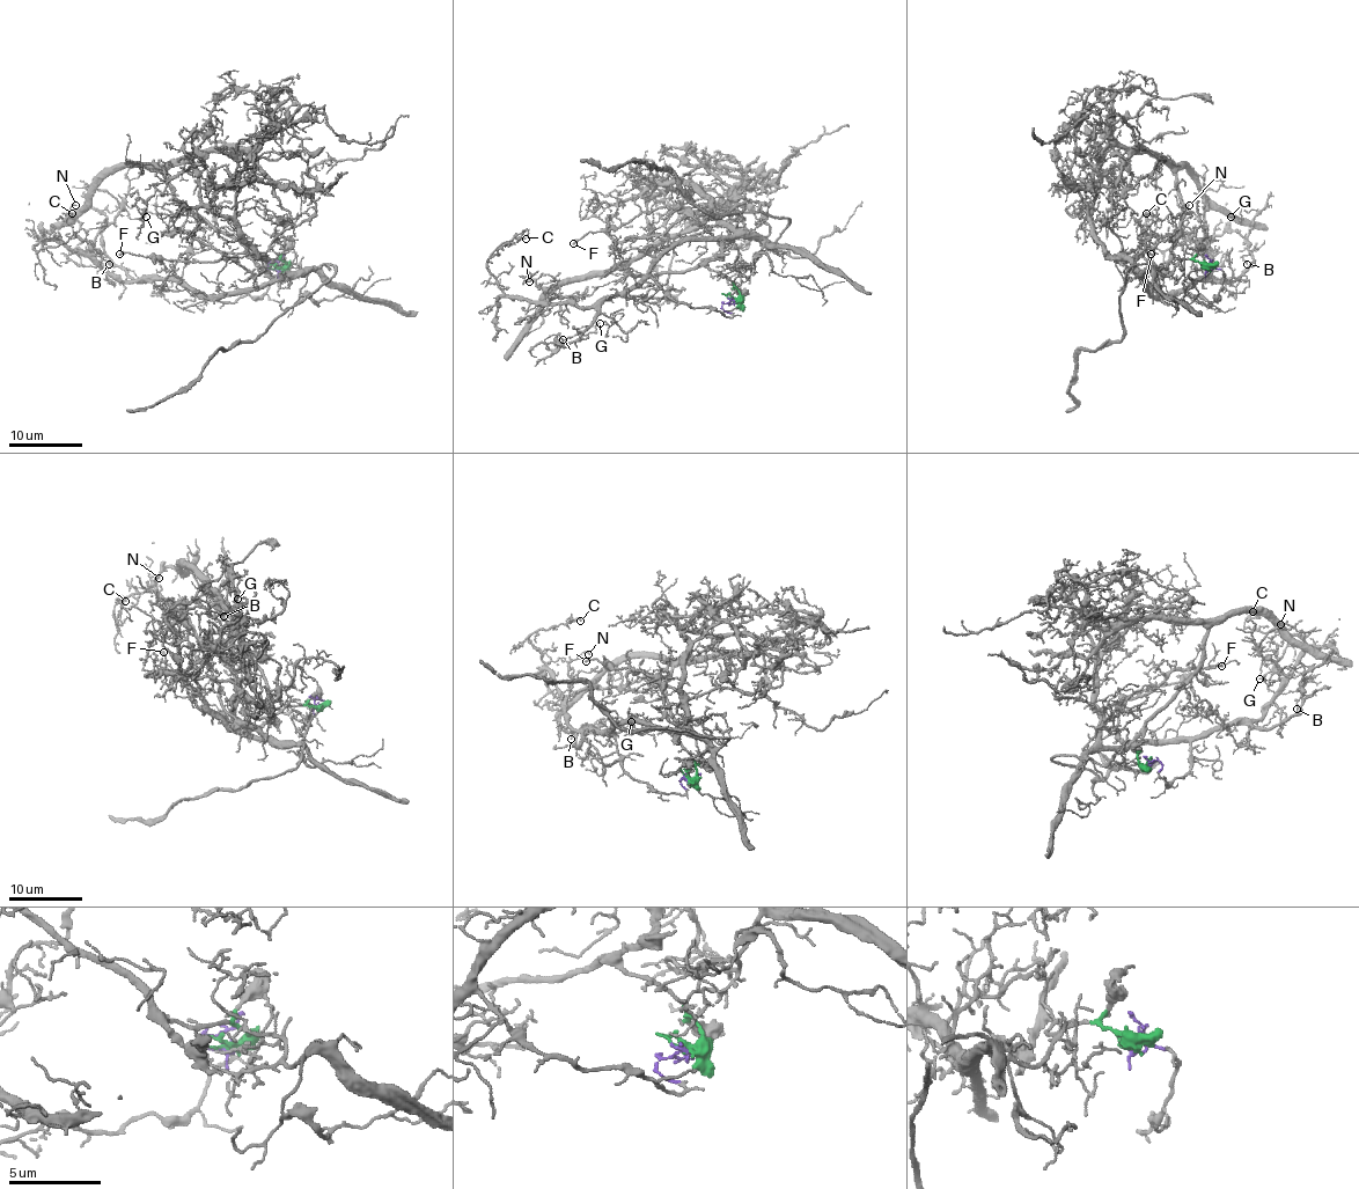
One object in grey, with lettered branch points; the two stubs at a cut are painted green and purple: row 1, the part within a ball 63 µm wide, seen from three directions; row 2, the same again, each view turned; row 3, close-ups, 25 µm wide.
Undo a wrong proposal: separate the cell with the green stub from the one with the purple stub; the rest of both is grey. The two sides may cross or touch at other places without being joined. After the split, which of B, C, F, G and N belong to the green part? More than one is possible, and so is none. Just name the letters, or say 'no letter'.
F

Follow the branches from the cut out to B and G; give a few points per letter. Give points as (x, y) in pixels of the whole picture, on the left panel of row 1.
B: (277, 269), (267, 268), (277, 274), (258, 296), (222, 302), (176, 280), (134, 280), (92, 254), (109, 263)
G: (277, 269), (258, 296), (233, 302), (134, 280), (109, 256), (103, 210), (145, 215)

